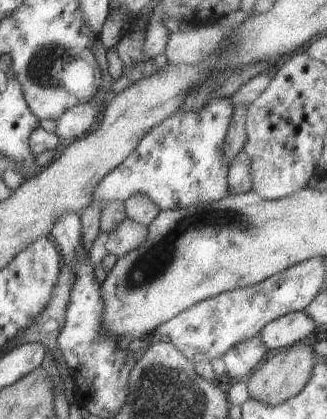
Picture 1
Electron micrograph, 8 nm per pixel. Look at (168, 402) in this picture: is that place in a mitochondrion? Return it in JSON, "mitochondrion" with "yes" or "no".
{"mitochondrion":"yes"}

